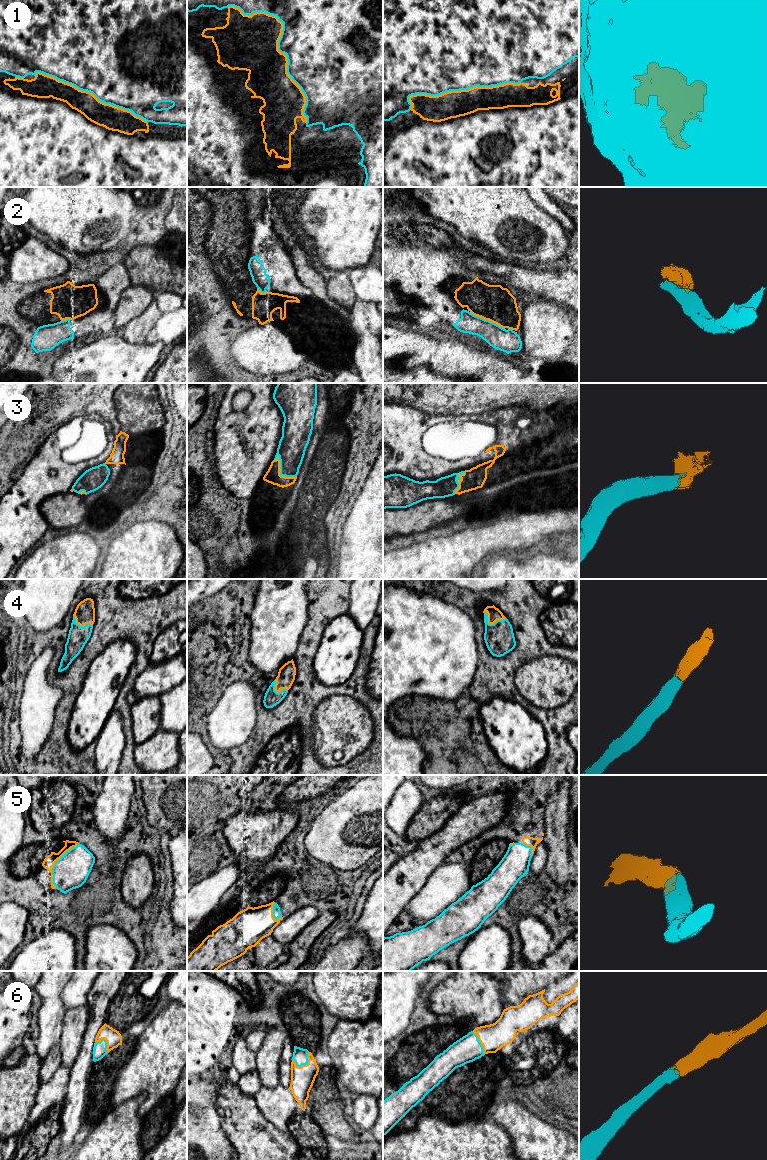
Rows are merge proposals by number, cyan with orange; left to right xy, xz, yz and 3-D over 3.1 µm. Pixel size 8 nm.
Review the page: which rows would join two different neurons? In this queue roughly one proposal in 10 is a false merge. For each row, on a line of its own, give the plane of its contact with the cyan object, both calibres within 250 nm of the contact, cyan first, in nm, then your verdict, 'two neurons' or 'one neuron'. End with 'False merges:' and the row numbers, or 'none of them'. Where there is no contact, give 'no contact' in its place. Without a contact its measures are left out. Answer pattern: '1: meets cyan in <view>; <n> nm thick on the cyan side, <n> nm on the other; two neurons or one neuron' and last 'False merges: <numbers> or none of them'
1: meets cyan in xz; 440 nm thick on the cyan side, 440 nm on the other; one neuron
2: meets cyan in yz; 180 nm thick on the cyan side, 280 nm on the other; two neurons
3: meets cyan in xz; 220 nm thick on the cyan side, 120 nm on the other; one neuron
4: meets cyan in yz; 240 nm thick on the cyan side, 110 nm on the other; one neuron
5: meets cyan in xy; 280 nm thick on the cyan side, 90 nm on the other; one neuron
6: meets cyan in xz; 120 nm thick on the cyan side, 190 nm on the other; one neuron
False merges: 2

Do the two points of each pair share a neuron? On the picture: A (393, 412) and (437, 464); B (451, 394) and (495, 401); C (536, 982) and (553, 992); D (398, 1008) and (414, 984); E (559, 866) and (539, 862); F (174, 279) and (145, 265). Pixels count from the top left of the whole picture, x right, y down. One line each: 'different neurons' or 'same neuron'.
A: same neuron
B: same neuron
C: different neurons
D: same neuron
E: different neurons
F: same neuron

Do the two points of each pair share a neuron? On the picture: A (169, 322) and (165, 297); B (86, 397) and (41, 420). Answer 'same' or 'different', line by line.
A: different
B: same

